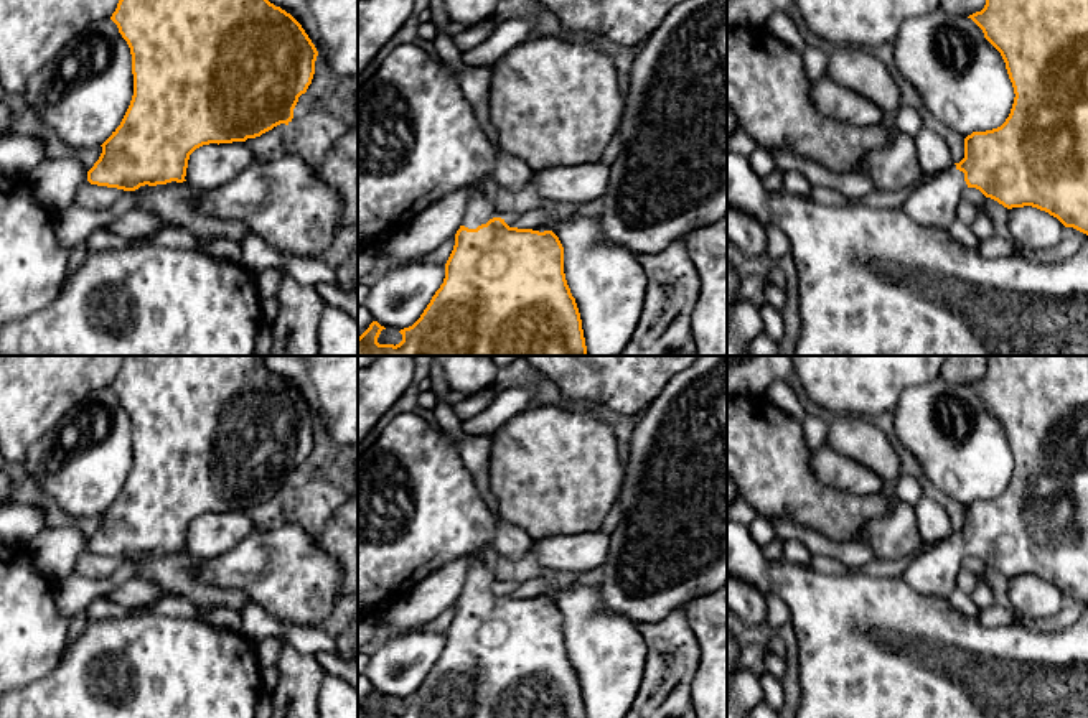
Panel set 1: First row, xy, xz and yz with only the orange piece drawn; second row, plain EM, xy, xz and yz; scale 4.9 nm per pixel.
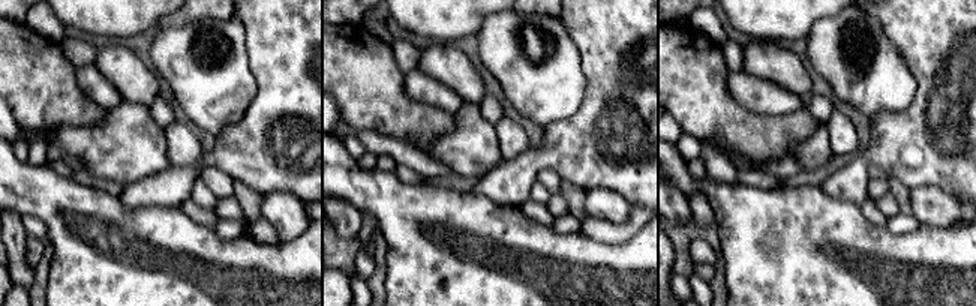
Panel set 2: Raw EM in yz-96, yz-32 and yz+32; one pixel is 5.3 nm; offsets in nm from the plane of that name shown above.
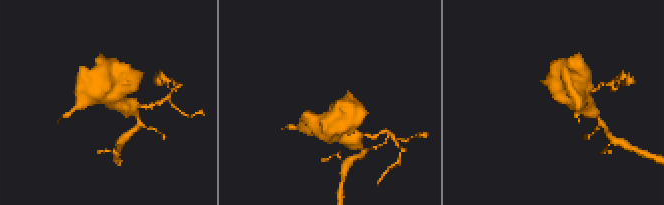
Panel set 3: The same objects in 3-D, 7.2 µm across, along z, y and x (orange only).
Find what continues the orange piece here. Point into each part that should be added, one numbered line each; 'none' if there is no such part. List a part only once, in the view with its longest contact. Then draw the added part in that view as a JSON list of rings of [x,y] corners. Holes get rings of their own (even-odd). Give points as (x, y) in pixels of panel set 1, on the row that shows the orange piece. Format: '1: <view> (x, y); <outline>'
1: xz (480, 208); [[[481,184],[468,188],[471,189],[471,198],[467,203],[462,226],[476,229],[481,224],[486,224],[490,219],[498,217],[498,214],[493,201],[488,198]]]

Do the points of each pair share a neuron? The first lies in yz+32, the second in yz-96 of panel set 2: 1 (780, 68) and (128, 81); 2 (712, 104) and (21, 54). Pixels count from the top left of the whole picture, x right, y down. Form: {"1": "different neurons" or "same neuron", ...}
{"1": "same neuron", "2": "same neuron"}

